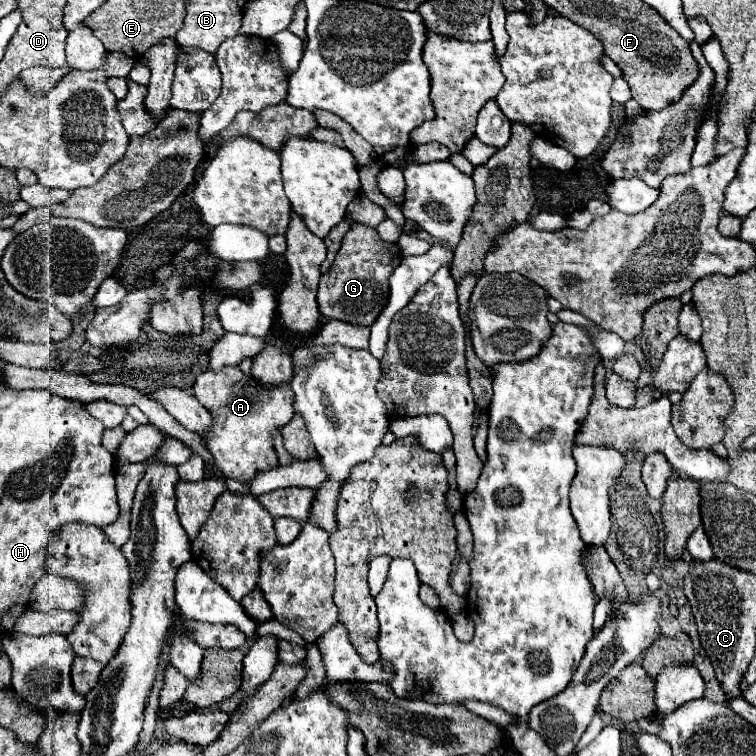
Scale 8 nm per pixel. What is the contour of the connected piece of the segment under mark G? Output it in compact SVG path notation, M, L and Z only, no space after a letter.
M354 224L342 240L342 248L336 254L332 268L320 276L318 286L318 308L324 318L342 320L356 326L372 326L376 316L388 304L388 278L398 268L402 260L398 244L380 240L374 228L364 224Z

